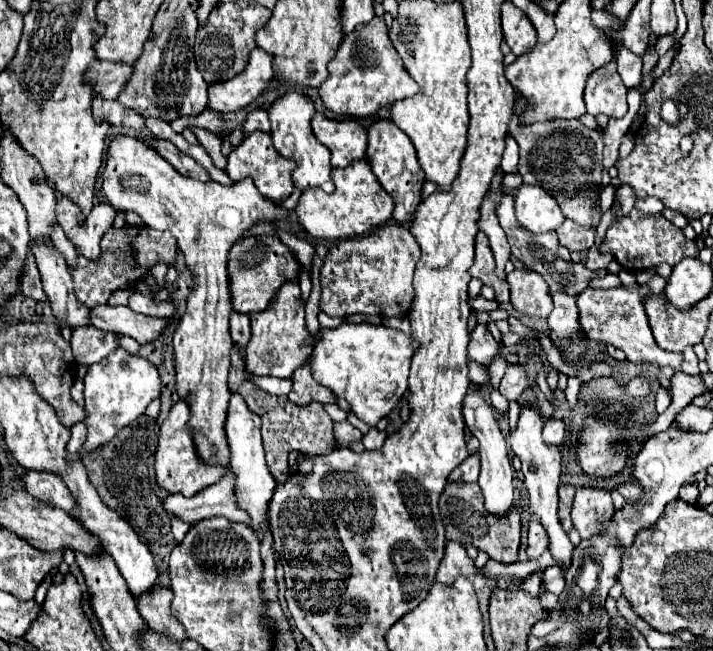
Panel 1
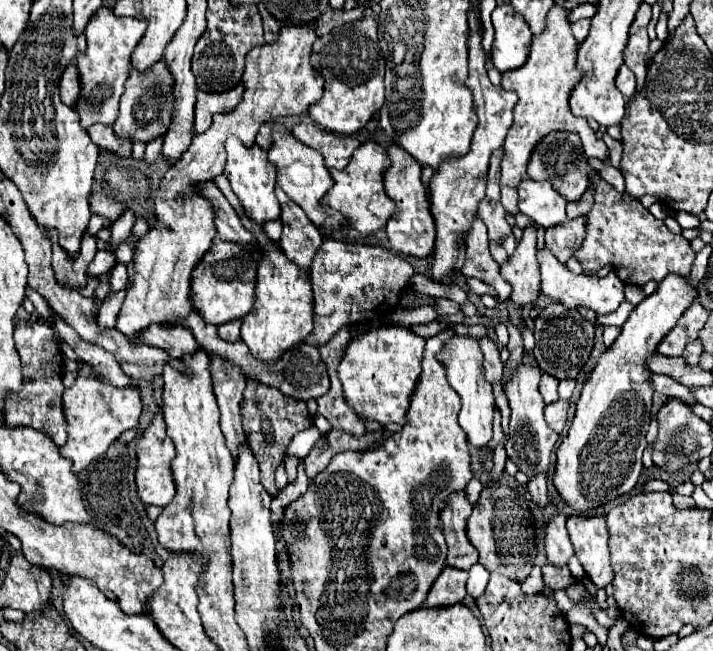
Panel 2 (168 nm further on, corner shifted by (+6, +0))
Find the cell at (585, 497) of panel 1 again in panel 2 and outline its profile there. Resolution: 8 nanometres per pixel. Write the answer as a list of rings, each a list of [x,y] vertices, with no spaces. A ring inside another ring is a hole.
[[[570,517],[568,519],[570,541],[576,549],[576,557],[582,563],[588,579],[604,589],[614,579],[608,551],[608,527],[604,517]]]

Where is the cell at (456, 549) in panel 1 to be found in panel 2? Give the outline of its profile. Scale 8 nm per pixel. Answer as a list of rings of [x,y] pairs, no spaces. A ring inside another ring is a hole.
[[[446,567],[438,581],[432,585],[424,607],[438,609],[438,607],[450,607],[456,603],[462,603],[466,597],[466,579],[468,571]]]

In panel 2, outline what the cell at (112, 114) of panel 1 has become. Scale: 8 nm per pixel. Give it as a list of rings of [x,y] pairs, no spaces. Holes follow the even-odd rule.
[[[94,125],[88,131],[88,135],[98,145],[98,149],[106,149],[106,151],[118,155],[118,137],[114,135],[112,127],[108,127],[108,125]]]

